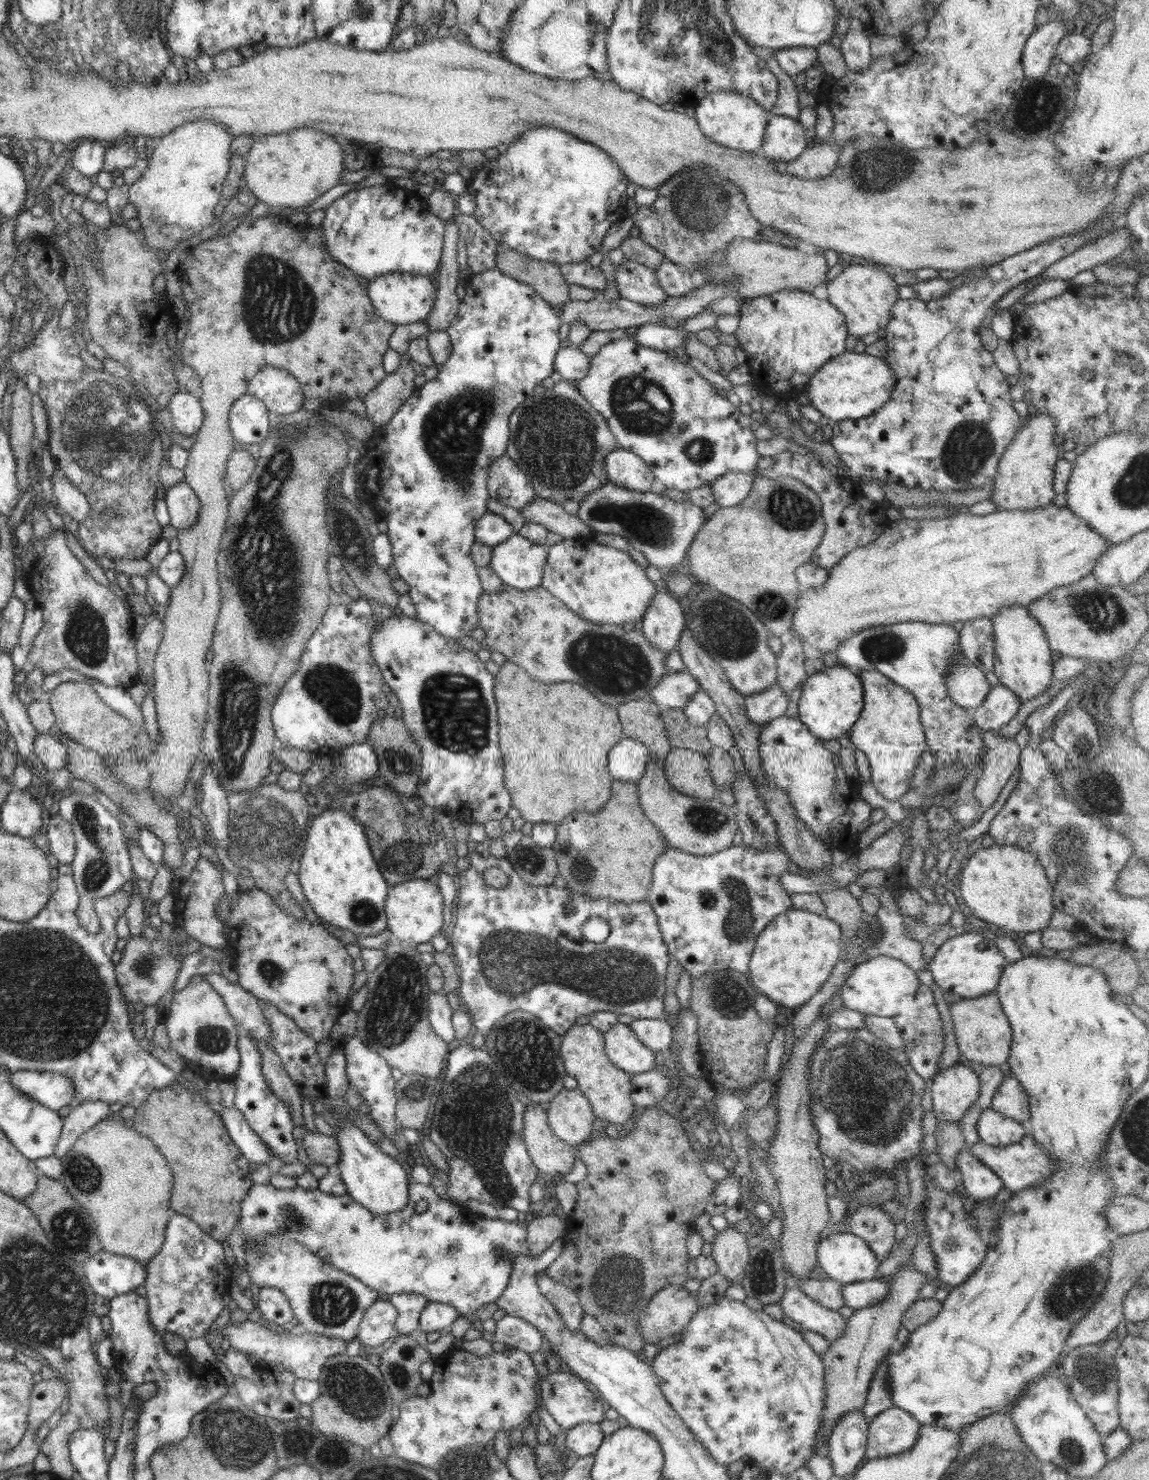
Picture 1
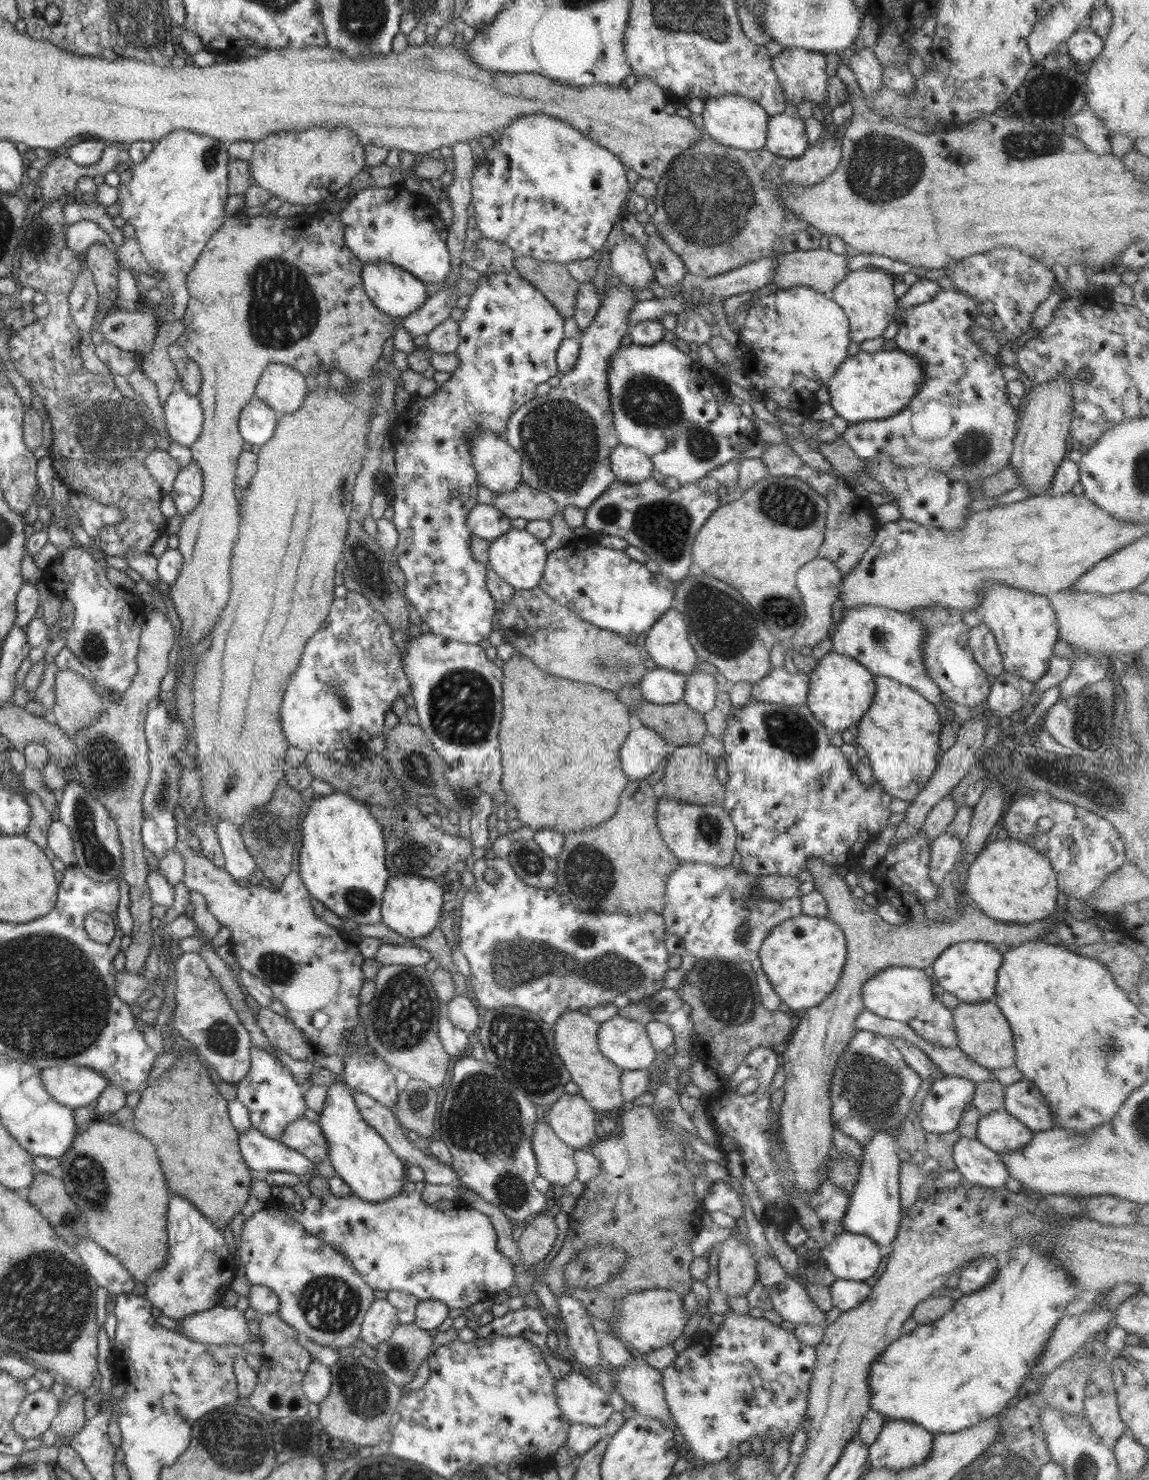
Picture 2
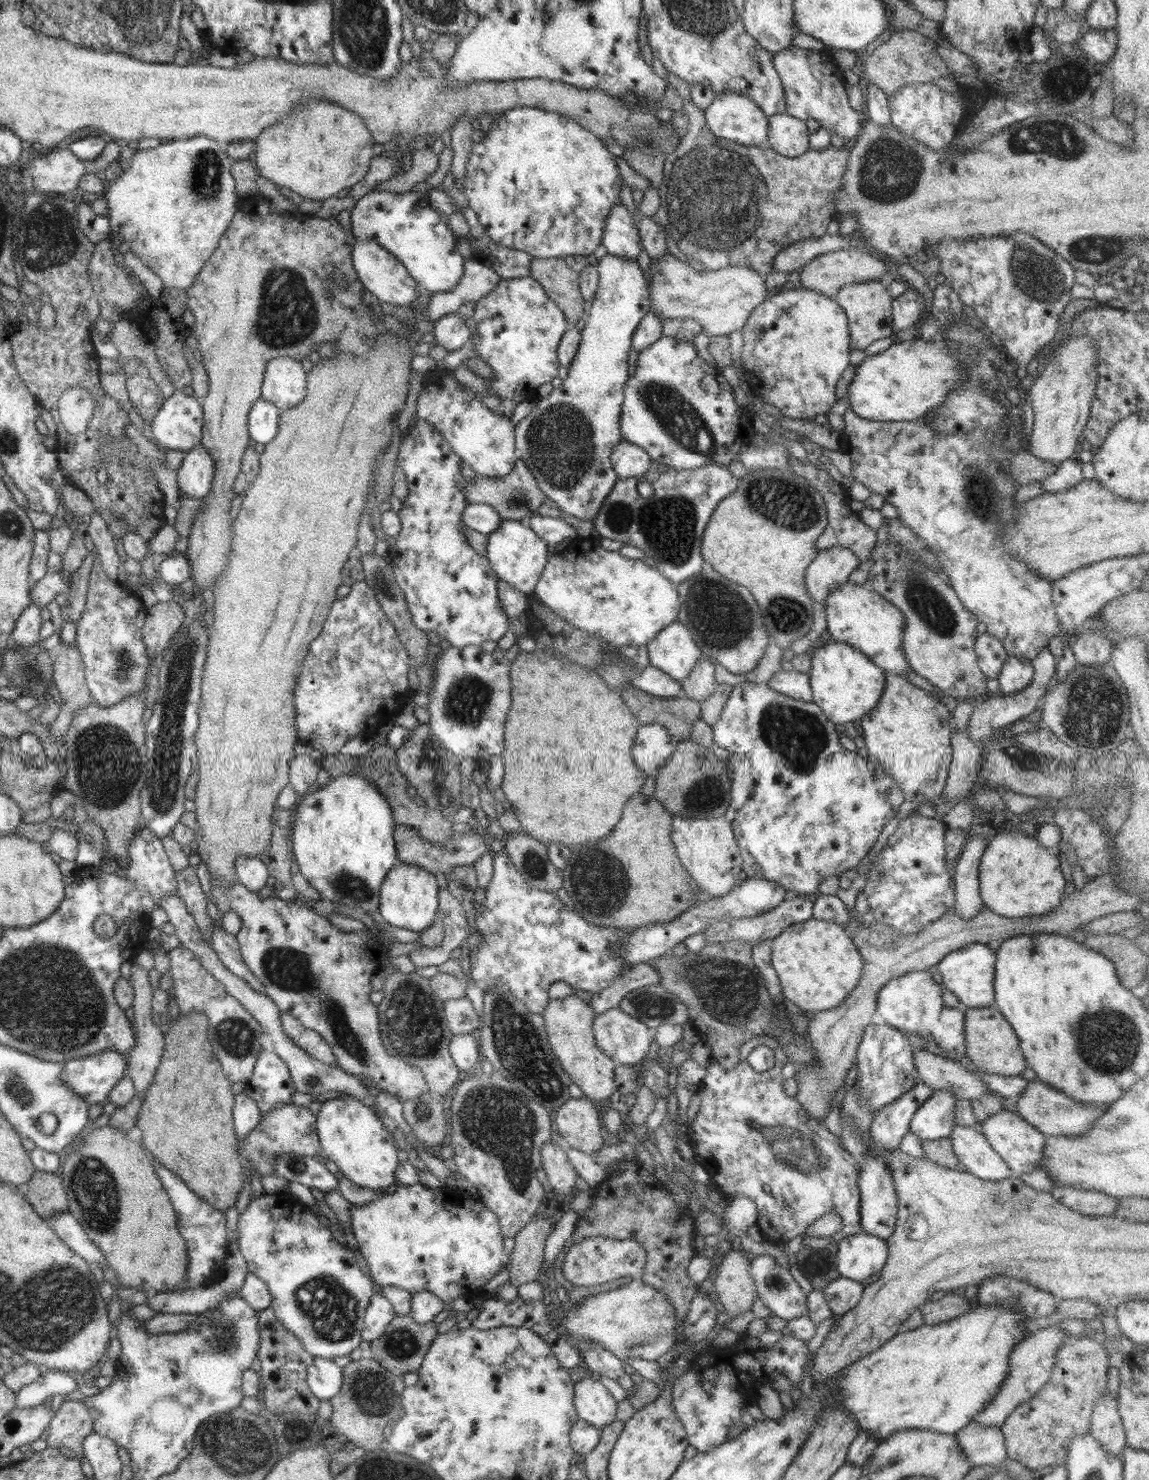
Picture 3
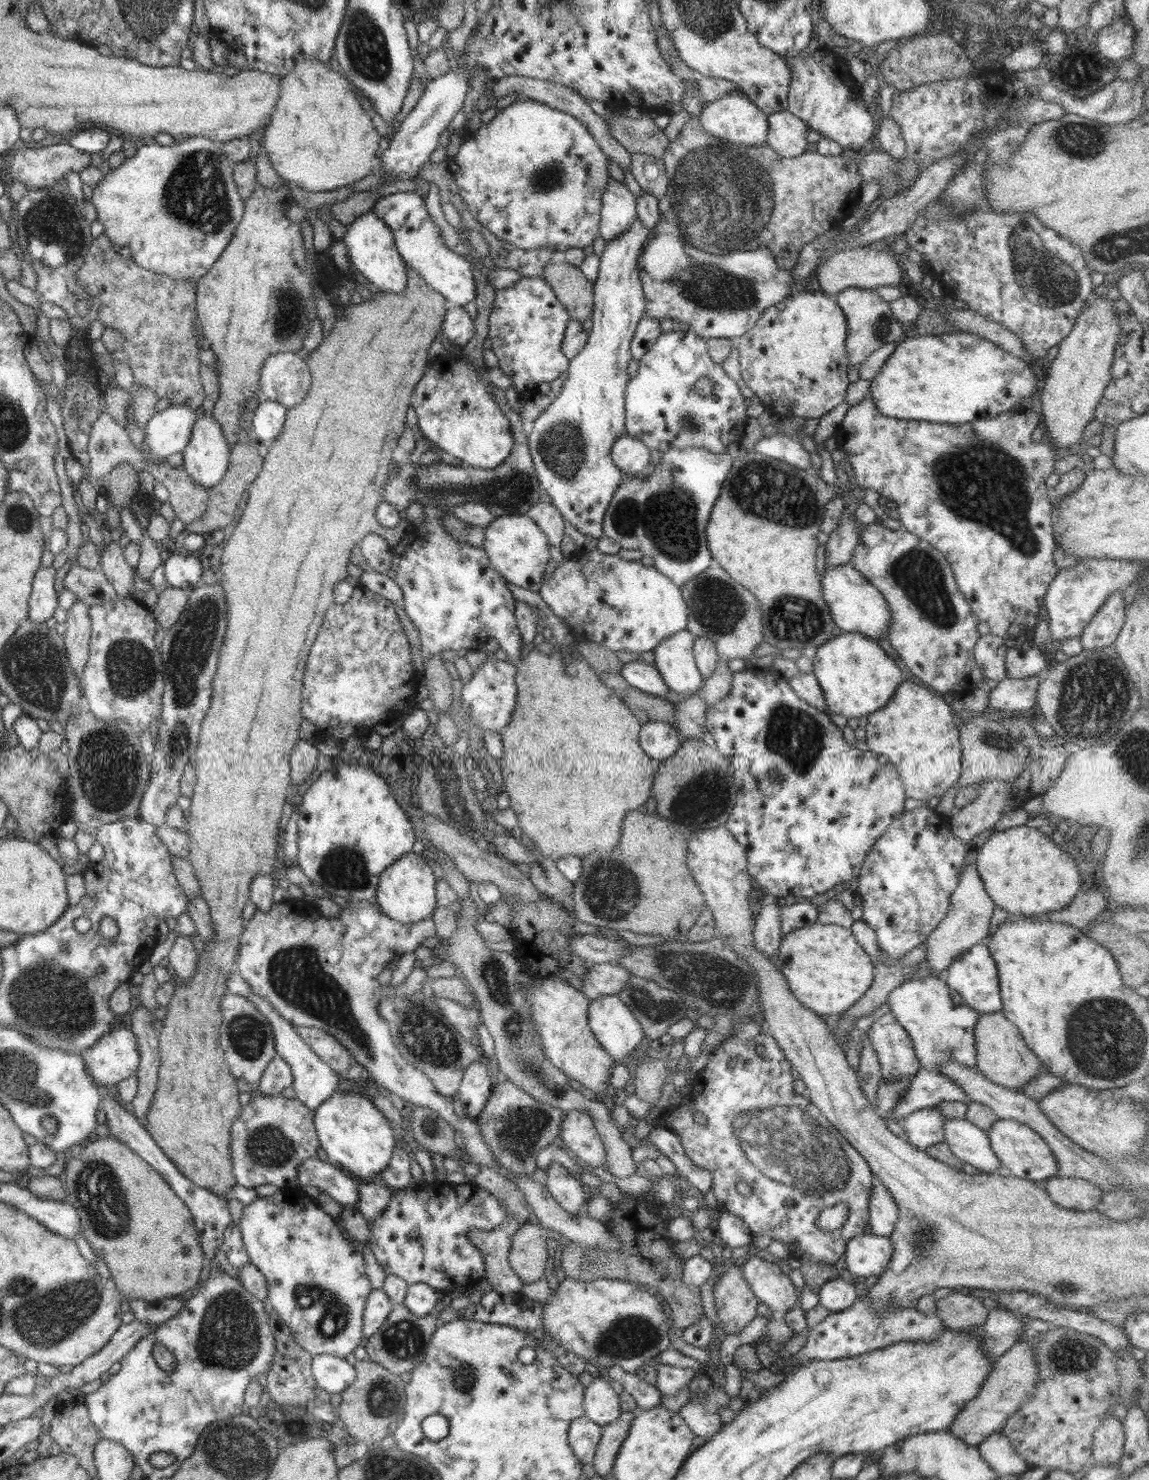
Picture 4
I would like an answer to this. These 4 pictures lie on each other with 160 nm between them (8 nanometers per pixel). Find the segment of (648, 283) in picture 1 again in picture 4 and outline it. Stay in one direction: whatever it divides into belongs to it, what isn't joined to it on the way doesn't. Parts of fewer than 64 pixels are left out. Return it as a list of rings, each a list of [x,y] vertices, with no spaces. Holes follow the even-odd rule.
[[[609,176],[606,188],[602,195],[599,236],[608,241],[628,230],[636,221],[637,200],[626,184]]]

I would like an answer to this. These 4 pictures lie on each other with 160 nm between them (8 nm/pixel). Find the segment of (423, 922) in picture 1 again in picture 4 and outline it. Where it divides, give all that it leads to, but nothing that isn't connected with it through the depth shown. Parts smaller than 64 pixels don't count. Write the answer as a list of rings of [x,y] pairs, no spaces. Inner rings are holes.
[[[407,853],[382,871],[374,901],[380,905],[388,918],[402,924],[416,924],[425,918],[431,918],[433,910],[437,907],[437,874],[436,867],[423,854]]]

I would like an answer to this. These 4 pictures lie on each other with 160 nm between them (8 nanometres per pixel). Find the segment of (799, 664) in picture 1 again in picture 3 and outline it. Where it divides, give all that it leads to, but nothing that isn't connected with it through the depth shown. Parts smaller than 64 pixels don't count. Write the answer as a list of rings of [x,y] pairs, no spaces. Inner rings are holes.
[[[843,546],[824,549],[819,551],[816,558],[809,564],[806,570],[805,585],[810,588],[810,598],[820,604],[824,604],[826,597],[831,590],[837,590],[844,582],[848,581],[850,573],[859,566],[858,557],[849,549]]]

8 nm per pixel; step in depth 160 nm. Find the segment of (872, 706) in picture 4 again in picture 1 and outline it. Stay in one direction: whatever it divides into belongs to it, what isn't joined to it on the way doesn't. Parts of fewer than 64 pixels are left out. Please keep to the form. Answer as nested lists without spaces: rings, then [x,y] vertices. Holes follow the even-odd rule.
[[[844,665],[825,667],[803,683],[802,696],[798,700],[798,719],[816,738],[823,741],[838,740],[854,726],[863,706],[864,689],[859,673]]]

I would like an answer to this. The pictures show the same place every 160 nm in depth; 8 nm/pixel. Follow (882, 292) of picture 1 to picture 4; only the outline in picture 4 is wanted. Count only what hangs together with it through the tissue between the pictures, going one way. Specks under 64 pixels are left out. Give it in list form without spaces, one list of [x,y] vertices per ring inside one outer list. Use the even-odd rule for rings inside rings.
[[[845,288],[833,299],[843,310],[847,320],[847,337],[845,342],[849,364],[860,366],[872,352],[884,344],[897,343],[903,337],[901,322],[893,315],[889,302],[884,301],[874,290]]]

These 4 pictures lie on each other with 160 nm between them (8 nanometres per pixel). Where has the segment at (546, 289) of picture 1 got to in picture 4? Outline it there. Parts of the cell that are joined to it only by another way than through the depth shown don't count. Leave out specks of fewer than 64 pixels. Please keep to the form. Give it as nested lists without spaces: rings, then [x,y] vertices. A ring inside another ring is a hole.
[[[565,261],[560,264],[550,262],[545,266],[542,279],[550,284],[571,319],[582,323],[591,318],[594,284],[586,279],[579,267]]]

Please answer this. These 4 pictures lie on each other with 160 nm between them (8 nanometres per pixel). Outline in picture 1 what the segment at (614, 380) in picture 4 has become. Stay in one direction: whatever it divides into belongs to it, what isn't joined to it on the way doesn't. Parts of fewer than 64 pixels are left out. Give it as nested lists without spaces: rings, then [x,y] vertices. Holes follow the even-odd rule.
[[[562,378],[562,380],[554,383],[554,386],[550,388],[550,392],[544,392],[544,400],[542,400],[542,408],[544,408],[544,410],[536,410],[536,398],[532,395],[532,398],[528,398],[528,400],[525,400],[520,406],[514,409],[514,413],[510,416],[509,421],[510,438],[506,450],[507,455],[528,475],[530,484],[536,489],[540,497],[545,497],[560,505],[566,502],[566,500],[575,500],[581,503],[582,499],[586,498],[586,495],[594,494],[596,489],[601,489],[602,486],[608,483],[609,480],[607,479],[607,472],[605,469],[606,455],[620,448],[616,437],[610,432],[606,419],[604,419],[595,408],[592,408],[592,405],[578,392],[577,382],[578,380],[570,381]]]

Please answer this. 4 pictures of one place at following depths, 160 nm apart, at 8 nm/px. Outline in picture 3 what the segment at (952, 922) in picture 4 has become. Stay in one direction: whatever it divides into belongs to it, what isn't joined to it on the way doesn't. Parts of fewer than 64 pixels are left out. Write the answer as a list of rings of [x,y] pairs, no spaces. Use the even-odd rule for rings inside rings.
[[[972,835],[959,854],[952,870],[955,900],[952,908],[965,920],[973,919],[984,908],[980,897],[979,864],[988,840]]]

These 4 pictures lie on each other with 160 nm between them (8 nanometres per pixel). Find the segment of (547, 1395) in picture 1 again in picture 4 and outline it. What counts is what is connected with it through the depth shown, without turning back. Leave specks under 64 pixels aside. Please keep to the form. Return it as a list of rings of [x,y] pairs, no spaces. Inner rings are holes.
[[[597,1377],[584,1389],[585,1415],[599,1425],[608,1424],[621,1415],[619,1395],[604,1378]]]

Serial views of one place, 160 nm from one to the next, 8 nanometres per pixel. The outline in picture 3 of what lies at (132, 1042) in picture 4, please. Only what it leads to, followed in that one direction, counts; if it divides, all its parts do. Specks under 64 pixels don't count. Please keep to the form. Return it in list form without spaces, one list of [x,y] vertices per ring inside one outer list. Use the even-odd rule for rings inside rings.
[[[105,1050],[63,1063],[60,1075],[78,1097],[90,1105],[102,1104],[116,1083],[125,1076],[127,1059],[117,1050]]]

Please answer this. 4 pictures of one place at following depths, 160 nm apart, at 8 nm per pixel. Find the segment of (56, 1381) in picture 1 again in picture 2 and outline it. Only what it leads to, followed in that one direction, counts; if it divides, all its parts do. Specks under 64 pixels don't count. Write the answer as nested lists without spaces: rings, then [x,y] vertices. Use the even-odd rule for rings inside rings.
[[[39,1388],[27,1394],[21,1402],[13,1420],[13,1427],[24,1440],[40,1437],[48,1428],[59,1411],[59,1401],[51,1389]]]

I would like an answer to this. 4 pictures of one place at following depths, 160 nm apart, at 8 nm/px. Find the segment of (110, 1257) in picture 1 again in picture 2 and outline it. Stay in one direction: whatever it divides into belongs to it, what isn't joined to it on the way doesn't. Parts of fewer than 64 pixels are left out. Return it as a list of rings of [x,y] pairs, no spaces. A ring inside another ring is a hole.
[[[86,1234],[80,1235],[76,1252],[80,1254],[90,1276],[98,1286],[106,1288],[110,1294],[120,1295],[132,1292],[135,1283],[125,1266],[107,1250],[102,1250]],[[80,1242],[80,1244],[78,1244]]]

